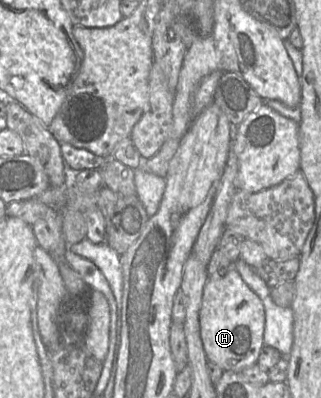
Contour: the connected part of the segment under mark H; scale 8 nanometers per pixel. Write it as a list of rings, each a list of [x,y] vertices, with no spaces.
[[[235,268],[228,269],[222,278],[207,280],[203,290],[199,323],[208,361],[218,365],[223,371],[234,372],[256,364],[264,346],[264,305]]]

